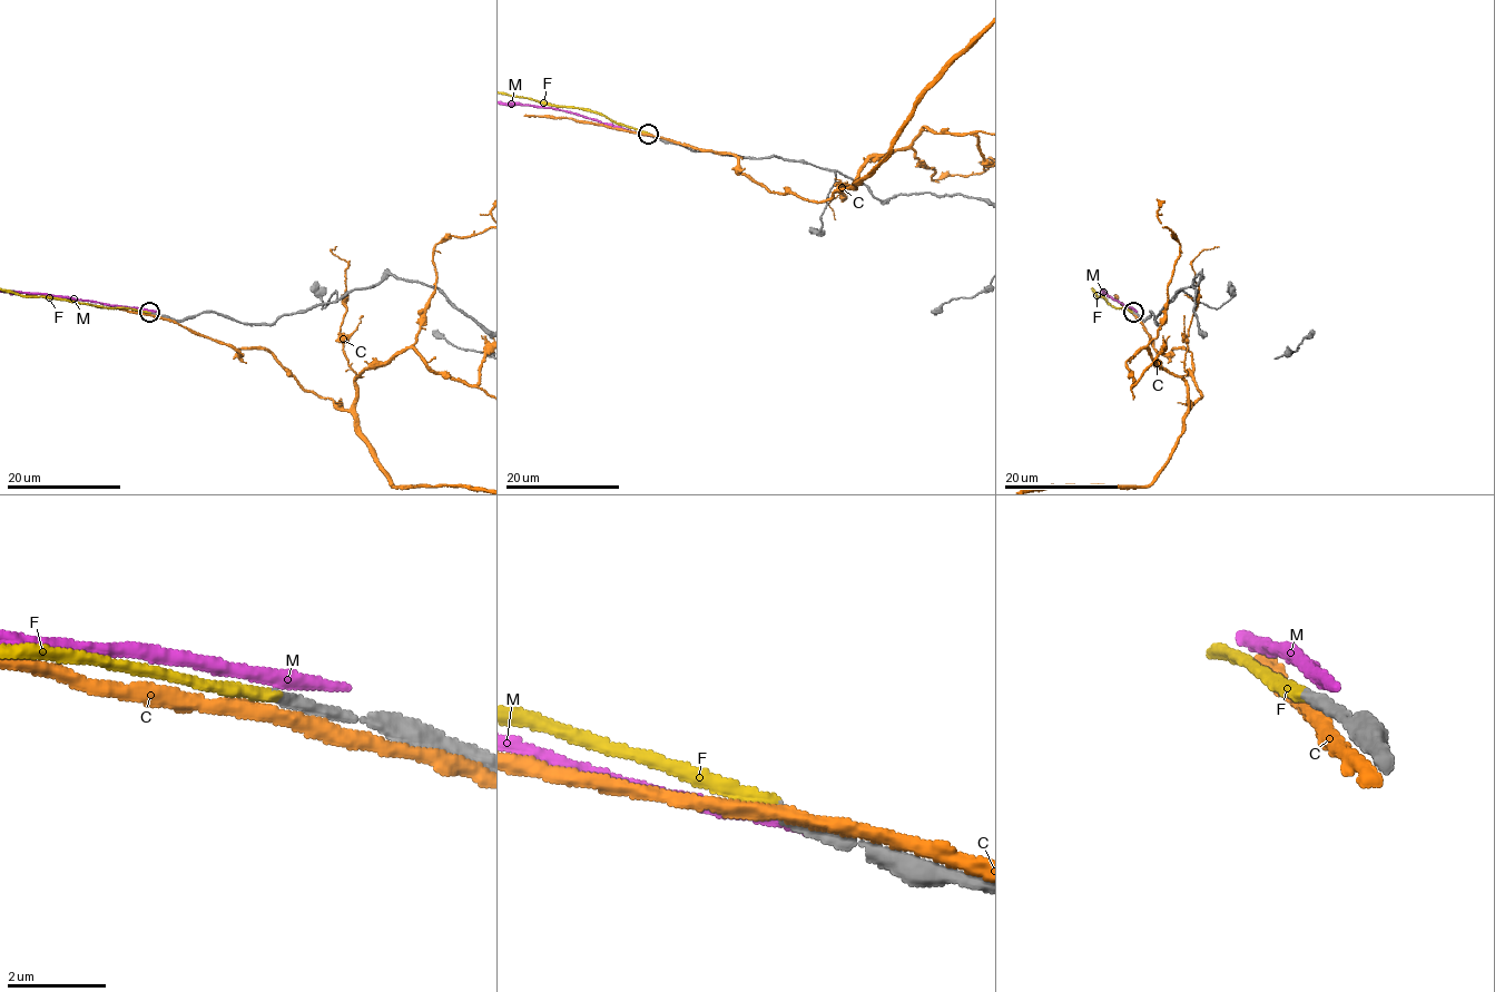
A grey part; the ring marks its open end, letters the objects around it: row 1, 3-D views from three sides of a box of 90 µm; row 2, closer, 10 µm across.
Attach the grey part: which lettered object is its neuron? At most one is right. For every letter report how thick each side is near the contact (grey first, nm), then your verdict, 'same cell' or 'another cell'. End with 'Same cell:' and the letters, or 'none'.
C: 360/300 nm | another cell
F: 280/260 nm | same cell
M: 320/280 nm | another cell
Same cell: F

